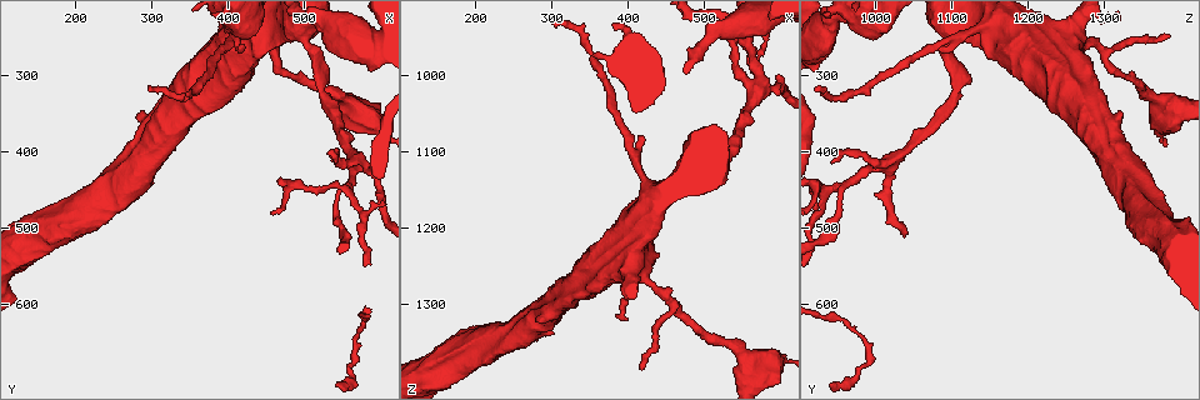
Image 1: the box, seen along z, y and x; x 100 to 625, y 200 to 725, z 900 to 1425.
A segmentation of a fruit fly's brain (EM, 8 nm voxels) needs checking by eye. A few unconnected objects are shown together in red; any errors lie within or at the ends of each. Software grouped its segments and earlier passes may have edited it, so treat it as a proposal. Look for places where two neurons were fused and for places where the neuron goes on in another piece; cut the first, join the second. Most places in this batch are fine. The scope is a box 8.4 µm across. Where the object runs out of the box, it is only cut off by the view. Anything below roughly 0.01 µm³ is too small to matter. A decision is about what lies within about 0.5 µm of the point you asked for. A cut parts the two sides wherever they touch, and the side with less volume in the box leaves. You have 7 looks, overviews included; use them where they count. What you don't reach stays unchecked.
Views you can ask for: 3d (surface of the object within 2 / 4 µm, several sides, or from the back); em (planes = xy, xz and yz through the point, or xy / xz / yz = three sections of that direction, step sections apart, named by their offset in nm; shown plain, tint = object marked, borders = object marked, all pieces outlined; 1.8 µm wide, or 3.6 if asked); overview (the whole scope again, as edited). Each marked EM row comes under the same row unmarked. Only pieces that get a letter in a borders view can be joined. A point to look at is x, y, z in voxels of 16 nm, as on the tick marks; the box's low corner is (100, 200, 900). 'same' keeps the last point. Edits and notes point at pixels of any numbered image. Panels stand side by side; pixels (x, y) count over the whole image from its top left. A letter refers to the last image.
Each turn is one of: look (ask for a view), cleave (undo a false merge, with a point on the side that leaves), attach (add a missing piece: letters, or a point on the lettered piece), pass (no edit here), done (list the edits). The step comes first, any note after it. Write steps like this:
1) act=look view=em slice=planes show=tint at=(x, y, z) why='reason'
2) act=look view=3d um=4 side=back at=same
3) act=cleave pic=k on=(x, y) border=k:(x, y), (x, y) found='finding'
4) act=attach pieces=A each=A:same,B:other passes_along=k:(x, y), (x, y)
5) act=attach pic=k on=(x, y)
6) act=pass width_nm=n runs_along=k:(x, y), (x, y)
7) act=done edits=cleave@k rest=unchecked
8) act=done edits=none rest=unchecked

act=look view=3d um=4 at=(555, 445, 955) why='a narrow waist'

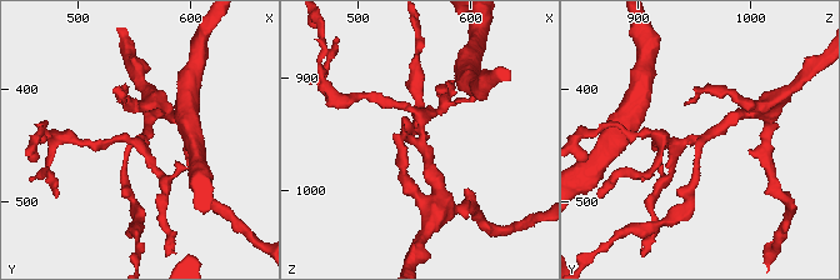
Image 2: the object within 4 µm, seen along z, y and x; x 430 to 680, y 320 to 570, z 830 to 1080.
act=look view=em slice=yz step=4 show=tint at=(556, 440, 956) arms=4 why='now the EM'

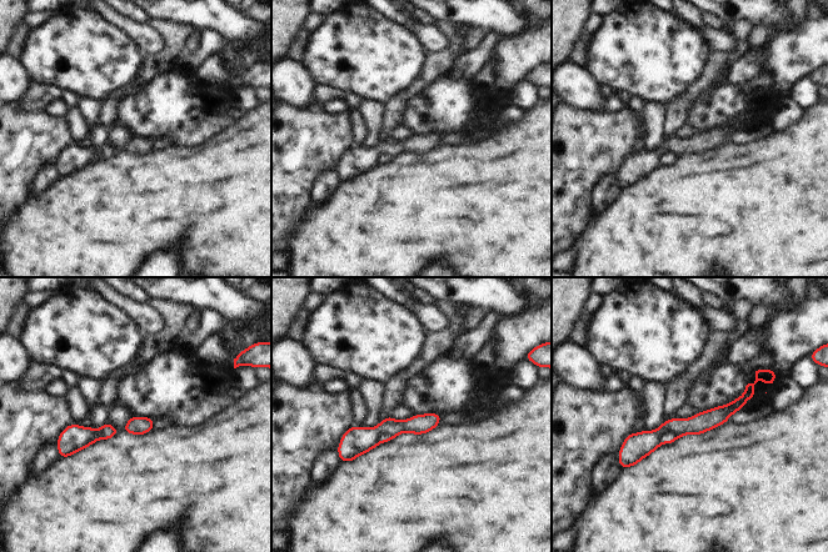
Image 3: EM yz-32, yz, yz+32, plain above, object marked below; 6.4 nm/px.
act=look view=em slice=planes show=borders at=same why='another direction'

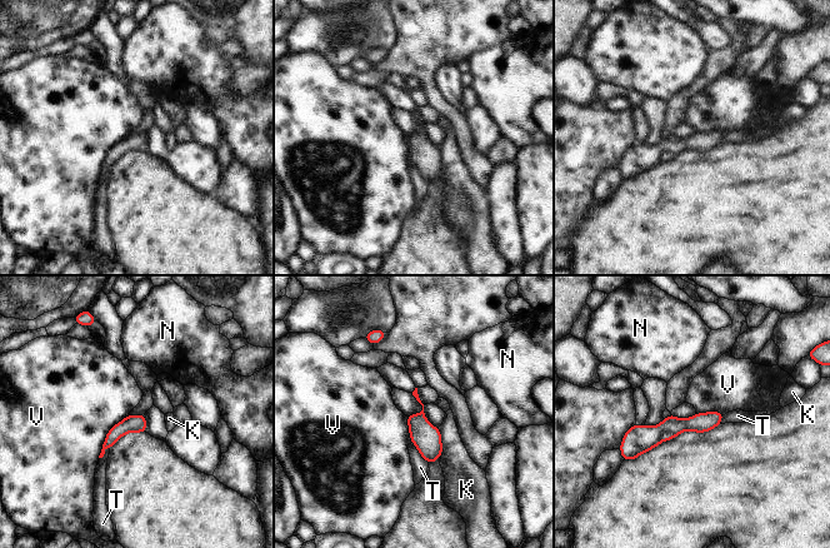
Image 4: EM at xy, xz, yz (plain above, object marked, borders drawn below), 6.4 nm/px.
act=pass each=K:other,N:other,T:other,V:other border=4:(129, 414), (108, 432), (98, 457) found='continuous, no second neuron'

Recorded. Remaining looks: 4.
act=look view=3d um=2 at=(280, 350, 1320) why='an open end'

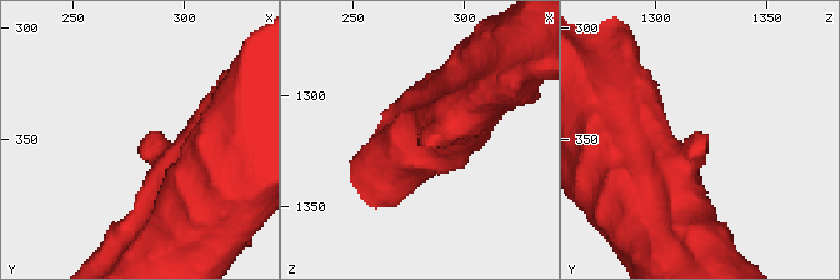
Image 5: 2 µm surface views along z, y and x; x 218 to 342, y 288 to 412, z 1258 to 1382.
act=look view=em slice=yz step=4 show=tint at=(281, 348, 1321)

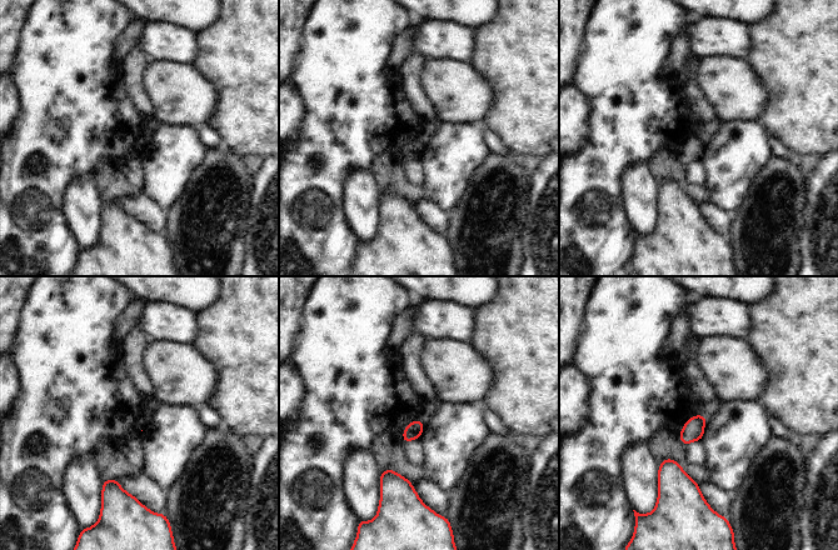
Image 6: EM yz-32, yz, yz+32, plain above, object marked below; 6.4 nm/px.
act=look view=em slice=xy step=8 show=borders at=same

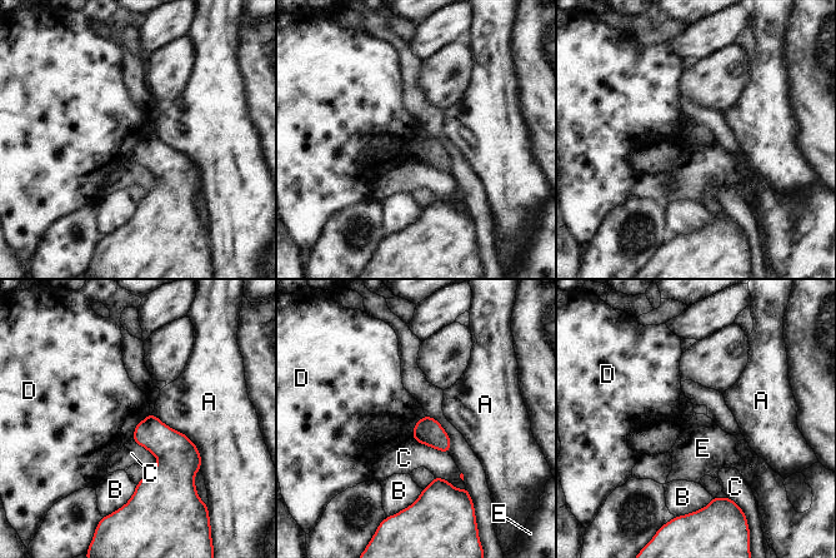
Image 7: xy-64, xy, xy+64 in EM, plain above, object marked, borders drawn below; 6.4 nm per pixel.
act=pass longest_contact=A:480nm each=A:other,B:other,C:other,D:other,E:other border=7:(149, 413), (135, 427), (131, 439) found='no lettered piece goes on from it'

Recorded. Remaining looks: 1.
act=done edits=none rest=unchecked

